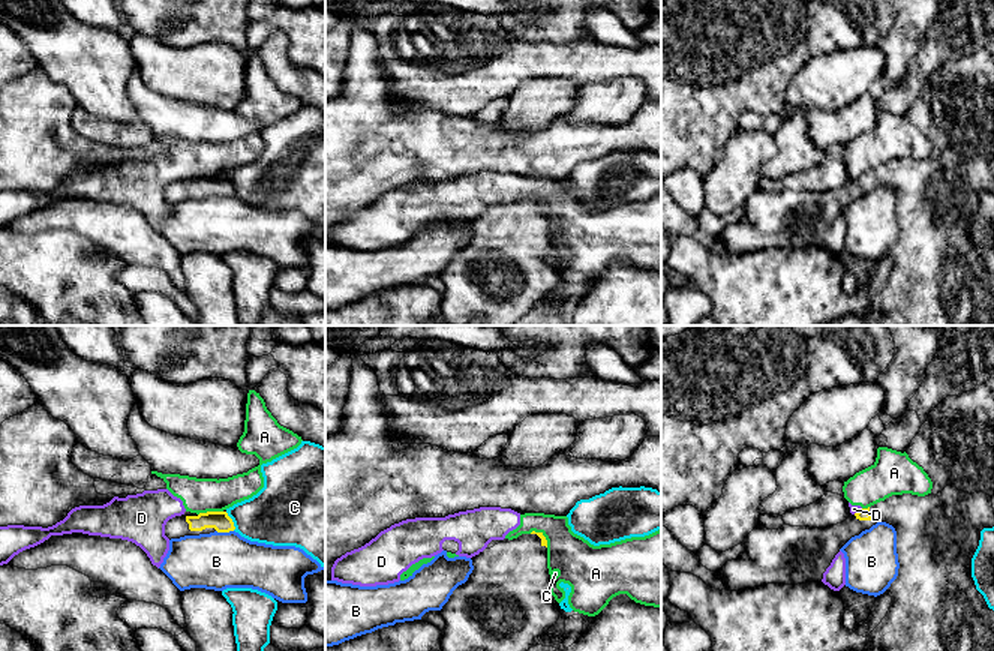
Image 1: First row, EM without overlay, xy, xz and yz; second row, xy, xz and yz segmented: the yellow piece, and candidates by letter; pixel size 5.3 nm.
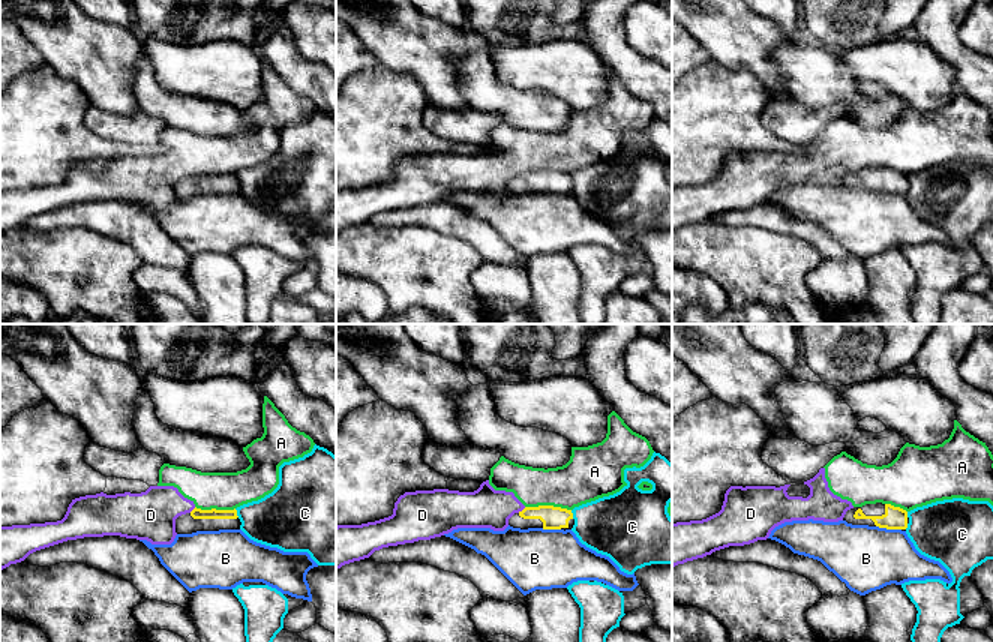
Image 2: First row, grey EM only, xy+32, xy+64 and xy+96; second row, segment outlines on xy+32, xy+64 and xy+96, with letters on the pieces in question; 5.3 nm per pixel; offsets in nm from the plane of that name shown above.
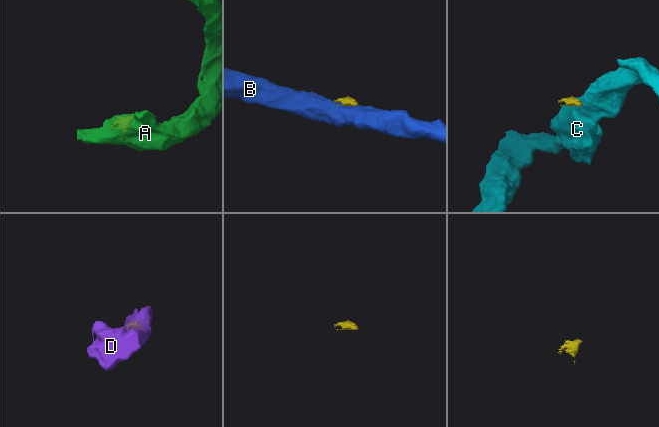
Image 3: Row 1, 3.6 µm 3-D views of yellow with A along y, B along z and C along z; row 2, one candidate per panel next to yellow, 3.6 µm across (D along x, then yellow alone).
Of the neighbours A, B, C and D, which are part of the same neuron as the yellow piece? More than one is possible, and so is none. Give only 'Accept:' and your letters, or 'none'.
Accept: none

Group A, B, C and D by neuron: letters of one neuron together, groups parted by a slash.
A D / B / C

